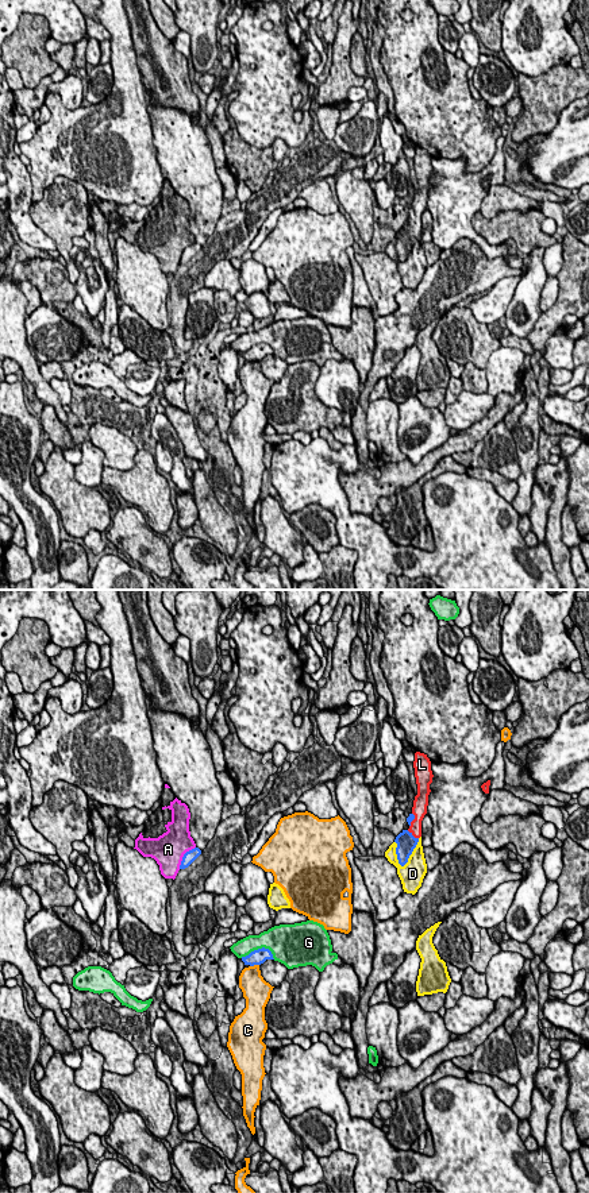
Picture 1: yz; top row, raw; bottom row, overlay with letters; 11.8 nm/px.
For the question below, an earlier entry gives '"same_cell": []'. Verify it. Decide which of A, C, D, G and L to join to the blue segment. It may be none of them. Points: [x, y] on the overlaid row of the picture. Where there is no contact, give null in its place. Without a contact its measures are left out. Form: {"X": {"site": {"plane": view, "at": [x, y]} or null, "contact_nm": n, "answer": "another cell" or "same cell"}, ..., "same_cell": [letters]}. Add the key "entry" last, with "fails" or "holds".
{"A": {"site": {"plane": "yz", "at": [184, 856]}, "contact_nm": 340, "answer": "another cell"}, "C": {"site": {"plane": "yz", "at": [254, 964]}, "contact_nm": 120, "answer": "another cell"}, "D": {"site": {"plane": "yz", "at": [411, 853]}, "contact_nm": 420, "answer": "another cell"}, "G": {"site": {"plane": "yz", "at": [260, 949]}, "contact_nm": 420, "answer": "another cell"}, "L": {"site": {"plane": "yz", "at": [411, 834]}, "contact_nm": 180, "answer": "same cell"}, "same_cell": ["L"], "entry": "fails"}

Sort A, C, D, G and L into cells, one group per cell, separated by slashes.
A / C / D / G / L

